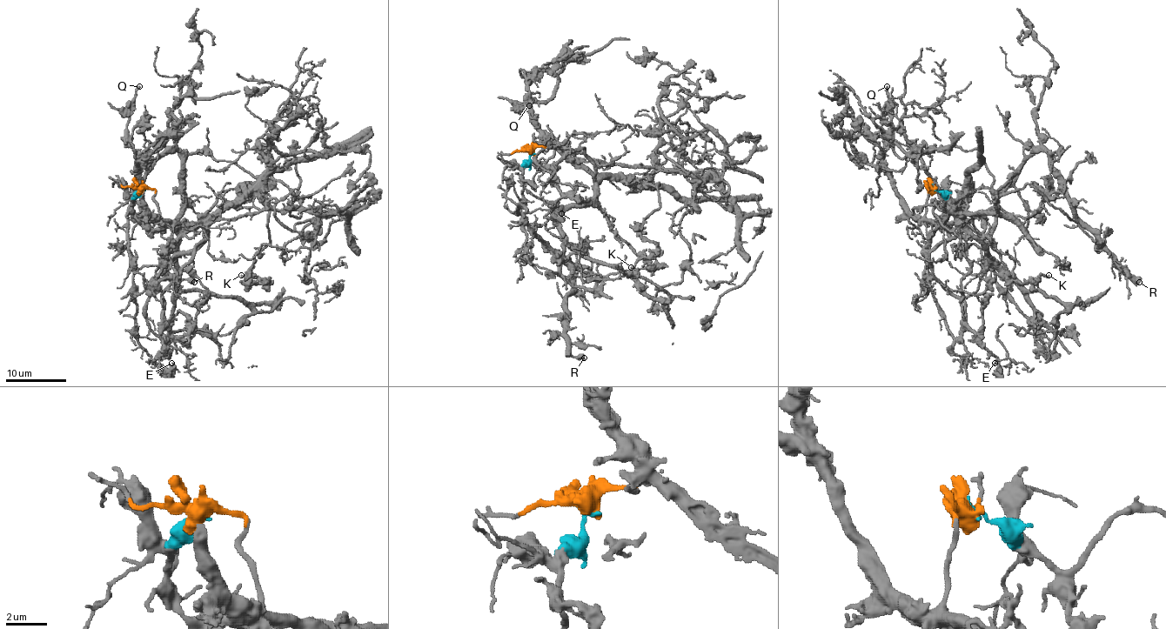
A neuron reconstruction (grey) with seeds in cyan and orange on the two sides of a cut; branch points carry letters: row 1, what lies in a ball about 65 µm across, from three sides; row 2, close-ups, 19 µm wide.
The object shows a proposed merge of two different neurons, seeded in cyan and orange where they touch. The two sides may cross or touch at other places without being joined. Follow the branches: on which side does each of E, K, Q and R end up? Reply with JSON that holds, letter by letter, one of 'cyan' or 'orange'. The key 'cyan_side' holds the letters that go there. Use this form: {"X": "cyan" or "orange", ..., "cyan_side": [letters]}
{"E": "orange", "K": "orange", "Q": "orange", "R": "cyan", "cyan_side": ["R"]}

